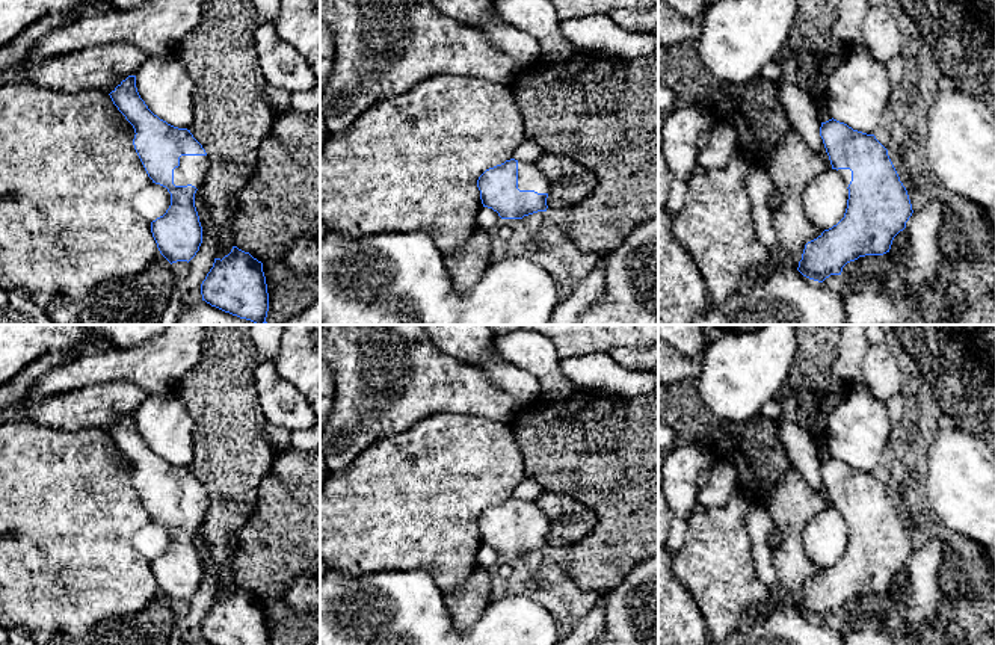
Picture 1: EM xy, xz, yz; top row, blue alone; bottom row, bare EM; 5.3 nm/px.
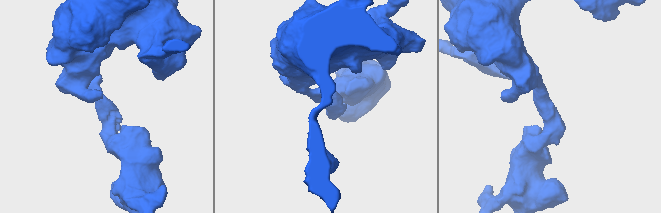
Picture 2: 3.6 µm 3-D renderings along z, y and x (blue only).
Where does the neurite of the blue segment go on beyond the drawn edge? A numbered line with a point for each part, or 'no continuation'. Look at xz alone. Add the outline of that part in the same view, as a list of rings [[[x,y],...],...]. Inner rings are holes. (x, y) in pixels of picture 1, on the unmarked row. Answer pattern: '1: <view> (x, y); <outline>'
1: xz (529, 515); [[[518,500],[518,527],[519,529],[534,529],[538,532],[548,532],[550,520],[536,506],[536,503]]]

